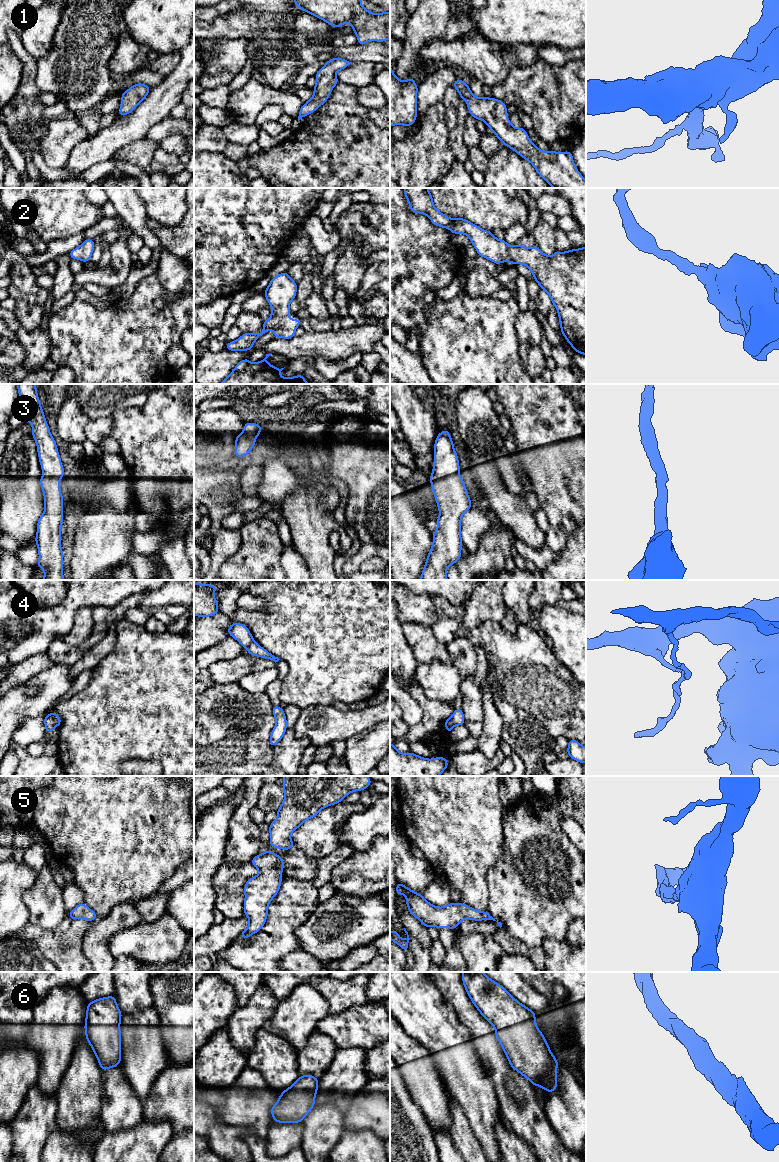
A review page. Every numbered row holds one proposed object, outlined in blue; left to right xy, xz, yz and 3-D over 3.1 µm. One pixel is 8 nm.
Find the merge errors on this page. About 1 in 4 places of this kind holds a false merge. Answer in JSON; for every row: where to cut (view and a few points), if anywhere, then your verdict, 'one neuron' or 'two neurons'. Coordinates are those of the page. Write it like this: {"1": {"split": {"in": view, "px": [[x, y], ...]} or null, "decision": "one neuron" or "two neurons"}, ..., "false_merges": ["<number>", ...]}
{"1": {"split": null, "decision": "one neuron"}, "2": {"split": null, "decision": "one neuron"}, "3": {"split": null, "decision": "one neuron"}, "4": {"split": {"in": "xy", "px": [[49, 714], [58, 725]]}, "decision": "two neurons"}, "5": {"split": null, "decision": "one neuron"}, "6": {"split": null, "decision": "one neuron"}, "false_merges": ["4"]}

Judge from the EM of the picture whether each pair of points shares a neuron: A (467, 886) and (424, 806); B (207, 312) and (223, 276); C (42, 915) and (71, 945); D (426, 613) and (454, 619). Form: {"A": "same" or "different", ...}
{"A": "same", "B": "different", "C": "different", "D": "different"}

